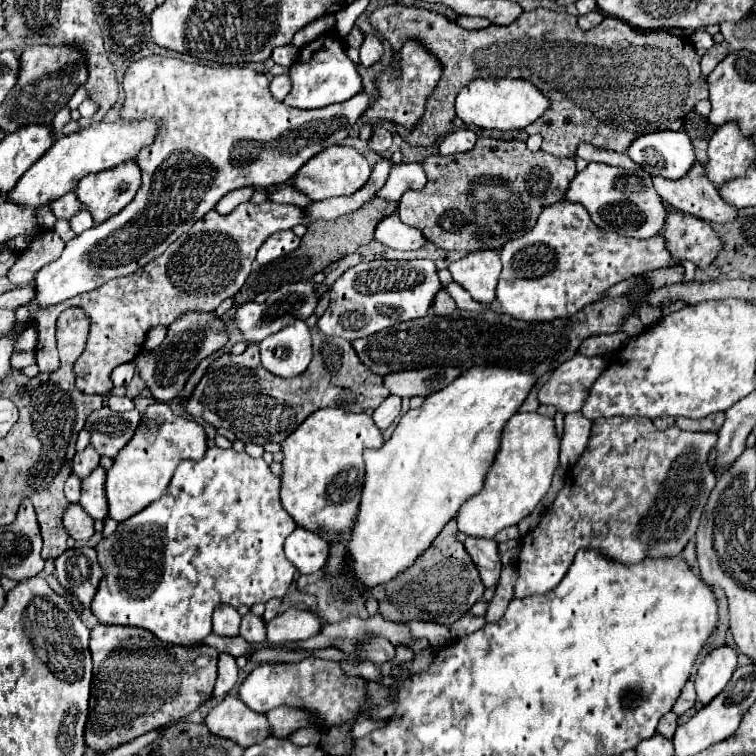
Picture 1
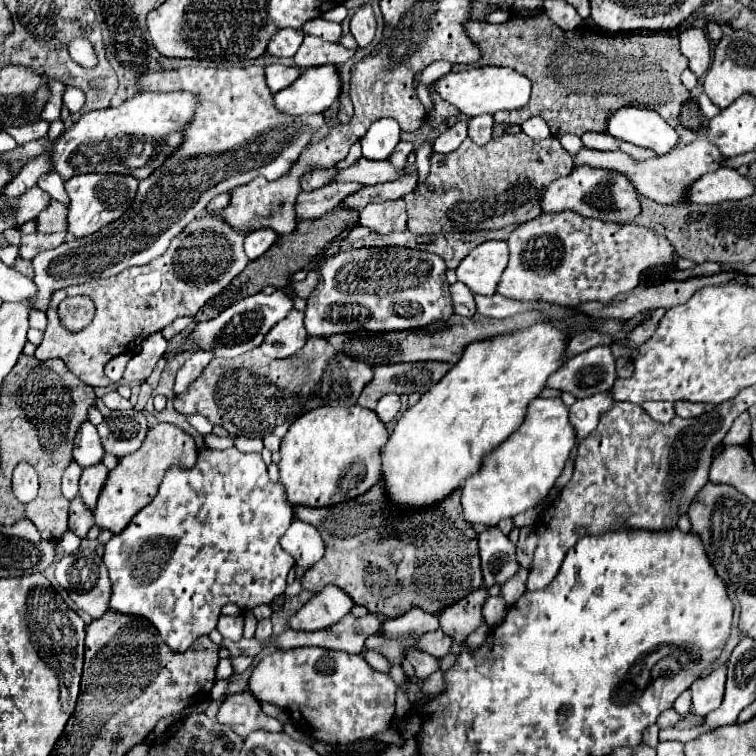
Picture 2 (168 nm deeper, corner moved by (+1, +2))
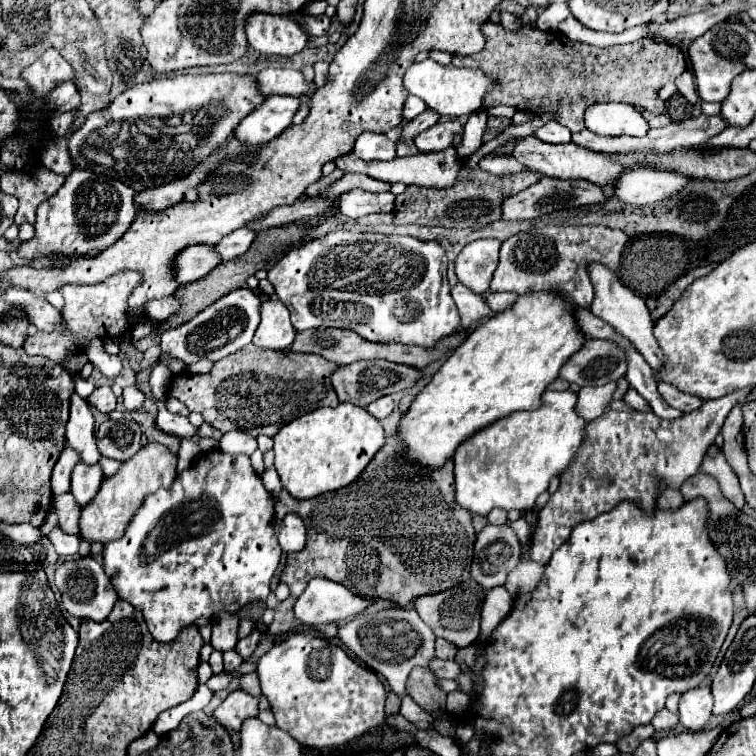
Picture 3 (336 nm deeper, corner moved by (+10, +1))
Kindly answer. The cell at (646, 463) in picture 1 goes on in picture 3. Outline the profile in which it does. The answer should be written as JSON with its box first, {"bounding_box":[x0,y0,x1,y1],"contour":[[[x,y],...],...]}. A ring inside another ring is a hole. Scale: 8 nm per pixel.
{"bounding_box":[531,387,751,565],"contour":[[[745,387],[717,401],[703,401],[701,409],[687,413],[685,417],[675,421],[659,419],[655,413],[641,411],[605,411],[601,417],[593,419],[587,425],[587,437],[575,461],[559,477],[559,489],[539,511],[531,559],[547,565],[551,553],[569,539],[575,525],[593,519],[605,511],[611,511],[625,499],[637,503],[645,511],[653,511],[659,483],[679,489],[685,479],[693,477],[699,471],[705,451],[719,435],[727,413],[735,403],[745,401],[749,391],[751,387]],[[659,427],[665,427],[665,431],[671,433],[669,441],[659,441],[655,437],[655,431]]]}

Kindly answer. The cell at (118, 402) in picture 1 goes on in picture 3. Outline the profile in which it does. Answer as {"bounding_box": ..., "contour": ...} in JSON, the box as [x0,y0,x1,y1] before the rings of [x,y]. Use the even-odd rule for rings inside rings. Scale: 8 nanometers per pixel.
{"bounding_box":[89,385,117,413],"contour":[[[109,385],[95,389],[89,399],[91,399],[93,407],[95,407],[97,411],[101,411],[101,413],[111,413],[111,411],[115,409],[115,405],[117,405],[117,397],[113,395],[113,391],[111,391]]]}

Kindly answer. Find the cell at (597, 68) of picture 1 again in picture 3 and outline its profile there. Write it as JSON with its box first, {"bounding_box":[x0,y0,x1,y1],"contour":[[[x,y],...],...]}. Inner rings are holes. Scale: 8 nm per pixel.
{"bounding_box":[453,23,687,133],"contour":[[[485,23],[483,35],[487,43],[481,53],[475,53],[473,57],[453,57],[453,65],[477,67],[495,79],[489,97],[485,97],[483,109],[513,105],[519,111],[537,115],[553,111],[559,115],[557,121],[573,133],[585,127],[583,113],[595,101],[619,101],[641,105],[651,113],[663,113],[665,103],[657,97],[657,91],[665,83],[675,81],[687,69],[685,55],[669,43],[635,41],[599,49],[573,43],[561,33],[541,33],[535,27],[521,27],[511,33],[495,23]],[[535,97],[547,103],[547,107],[535,107]]]}

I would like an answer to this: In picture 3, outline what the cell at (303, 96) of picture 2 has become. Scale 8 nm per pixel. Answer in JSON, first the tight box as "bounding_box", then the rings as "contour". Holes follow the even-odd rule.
{"bounding_box":[233,95,299,147],"contour":[[[269,95],[261,107],[257,107],[245,117],[245,121],[241,121],[241,125],[237,125],[233,137],[237,137],[247,147],[261,147],[291,125],[297,109],[299,99]]]}

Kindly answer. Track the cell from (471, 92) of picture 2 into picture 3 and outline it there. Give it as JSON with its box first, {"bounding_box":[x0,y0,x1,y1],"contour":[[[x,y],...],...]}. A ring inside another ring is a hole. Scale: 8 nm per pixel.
{"bounding_box":[403,59,493,117],"contour":[[[433,59],[413,63],[403,77],[405,89],[411,95],[423,99],[429,109],[435,109],[443,117],[461,117],[461,115],[479,111],[491,83],[493,79],[487,77],[481,69],[461,69],[455,65],[439,65]]]}

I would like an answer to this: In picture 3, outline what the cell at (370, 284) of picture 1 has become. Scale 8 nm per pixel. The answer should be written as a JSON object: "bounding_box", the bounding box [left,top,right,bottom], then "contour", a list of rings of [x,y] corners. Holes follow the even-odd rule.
{"bounding_box":[267,231,461,347],"contour":[[[331,231],[325,237],[309,239],[297,247],[291,247],[267,273],[269,283],[273,285],[277,297],[285,303],[291,313],[291,323],[295,331],[305,331],[313,327],[337,327],[337,329],[351,329],[367,341],[375,343],[401,343],[401,345],[419,345],[419,347],[435,347],[443,337],[449,337],[461,329],[457,307],[451,299],[451,287],[447,283],[447,255],[441,243],[437,241],[421,241],[411,235],[381,235],[381,233],[367,233],[367,231]]]}

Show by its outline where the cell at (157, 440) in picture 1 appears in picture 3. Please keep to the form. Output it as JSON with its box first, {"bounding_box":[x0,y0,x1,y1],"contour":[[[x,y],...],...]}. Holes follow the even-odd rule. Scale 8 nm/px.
{"bounding_box":[79,443,177,543],"contour":[[[159,443],[145,445],[137,455],[123,463],[123,467],[113,475],[107,477],[97,493],[97,497],[83,507],[81,521],[79,521],[79,535],[89,543],[109,543],[119,539],[137,509],[141,507],[143,499],[149,493],[155,493],[159,487],[169,487],[177,477],[177,457]]]}

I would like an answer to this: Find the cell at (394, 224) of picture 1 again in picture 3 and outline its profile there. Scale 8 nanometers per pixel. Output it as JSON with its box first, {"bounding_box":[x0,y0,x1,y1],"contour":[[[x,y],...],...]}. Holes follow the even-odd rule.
{"bounding_box":[337,189,393,219],"contour":[[[353,189],[349,193],[341,193],[337,197],[339,211],[351,219],[361,219],[371,213],[393,211],[393,193],[369,193],[361,189]]]}

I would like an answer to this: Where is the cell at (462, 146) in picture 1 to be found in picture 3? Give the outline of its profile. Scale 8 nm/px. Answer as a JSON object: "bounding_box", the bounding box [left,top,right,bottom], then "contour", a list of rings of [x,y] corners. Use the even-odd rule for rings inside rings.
{"bounding_box":[415,121,463,153],"contour":[[[439,121],[437,125],[433,125],[433,129],[425,129],[425,133],[419,133],[415,137],[415,145],[423,153],[443,151],[451,147],[453,137],[459,133],[463,133],[463,127],[459,121]]]}

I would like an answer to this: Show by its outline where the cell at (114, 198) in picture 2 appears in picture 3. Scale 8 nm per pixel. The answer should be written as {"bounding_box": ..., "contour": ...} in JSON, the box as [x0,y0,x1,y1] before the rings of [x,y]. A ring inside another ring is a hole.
{"bounding_box":[17,169,135,261],"contour":[[[73,169],[67,181],[59,187],[59,191],[43,201],[37,209],[35,221],[35,237],[31,241],[23,241],[17,247],[17,255],[21,259],[33,261],[39,257],[47,257],[51,253],[59,255],[89,255],[113,245],[113,241],[121,239],[129,229],[135,217],[135,191],[117,179],[101,177],[89,169]]]}

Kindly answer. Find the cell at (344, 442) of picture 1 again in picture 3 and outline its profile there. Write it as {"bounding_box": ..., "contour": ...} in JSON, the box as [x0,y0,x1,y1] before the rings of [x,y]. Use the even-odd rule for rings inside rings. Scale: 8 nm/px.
{"bounding_box":[273,403,385,499],"contour":[[[339,403],[335,409],[321,407],[321,409],[315,409],[313,413],[305,413],[303,417],[285,425],[273,439],[275,439],[275,447],[273,447],[275,469],[281,477],[281,483],[293,497],[299,497],[299,499],[311,499],[321,493],[335,491],[339,487],[353,483],[359,477],[359,473],[367,467],[367,463],[373,459],[373,455],[385,443],[381,423],[373,415],[369,415],[367,409],[349,405],[349,403]]]}

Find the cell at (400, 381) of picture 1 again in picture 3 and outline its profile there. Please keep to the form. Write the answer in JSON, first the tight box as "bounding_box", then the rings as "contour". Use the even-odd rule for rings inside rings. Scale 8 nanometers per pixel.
{"bounding_box":[331,361,421,407],"contour":[[[357,361],[353,365],[335,369],[333,377],[331,377],[331,385],[341,403],[349,401],[353,405],[367,407],[371,401],[375,401],[383,395],[391,395],[391,393],[411,387],[417,379],[421,379],[419,369],[409,367],[409,365],[399,365],[399,363],[389,363],[389,361]]]}

